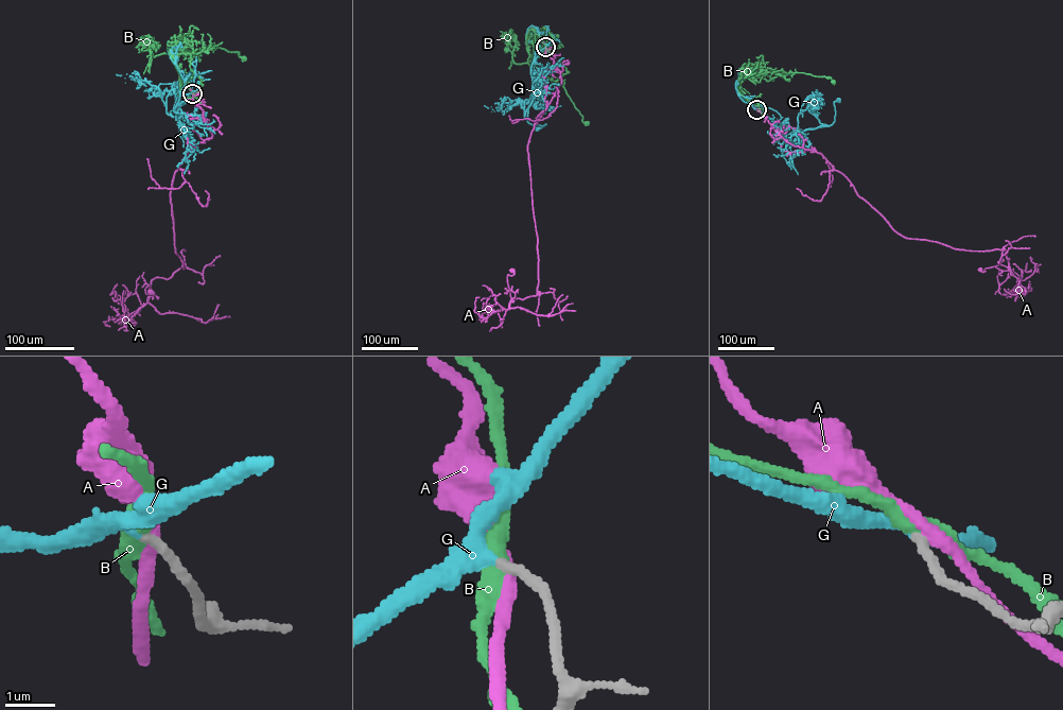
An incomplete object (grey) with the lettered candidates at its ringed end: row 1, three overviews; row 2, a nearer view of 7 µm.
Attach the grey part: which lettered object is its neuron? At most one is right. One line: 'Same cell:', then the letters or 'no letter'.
Same cell: G

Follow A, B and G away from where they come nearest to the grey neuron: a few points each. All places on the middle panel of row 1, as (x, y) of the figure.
A: (545, 48), (561, 83), (527, 144), (537, 294), (510, 301), (507, 276), (511, 271)
B: (545, 48), (530, 30), (526, 49), (535, 65), (563, 82), (565, 93), (582, 117), (582, 121), (587, 124)
G: (545, 48), (536, 52), (530, 68), (533, 94), (527, 121), (533, 125), (545, 124), (537, 128)

